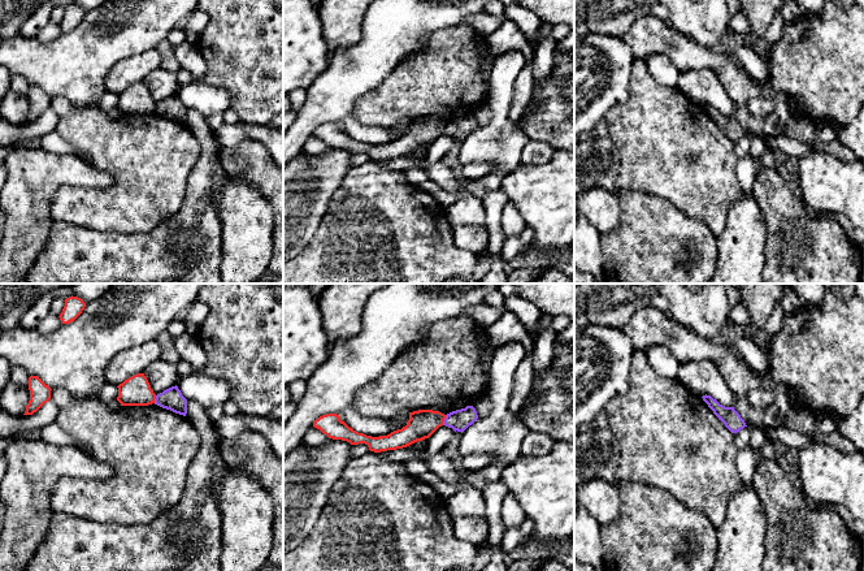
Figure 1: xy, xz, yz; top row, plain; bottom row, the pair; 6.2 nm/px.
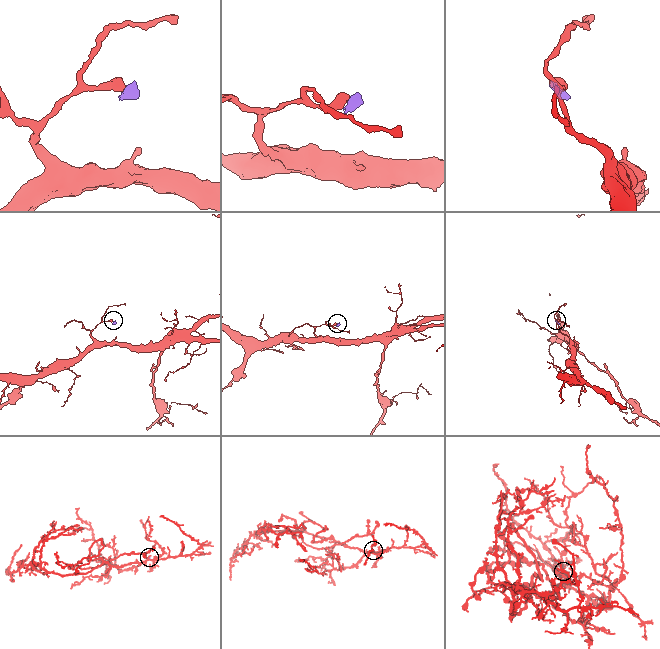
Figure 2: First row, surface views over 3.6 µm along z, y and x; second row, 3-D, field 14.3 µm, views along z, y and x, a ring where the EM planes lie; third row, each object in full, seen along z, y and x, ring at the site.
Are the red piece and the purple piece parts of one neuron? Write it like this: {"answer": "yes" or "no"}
{"answer": "no"}

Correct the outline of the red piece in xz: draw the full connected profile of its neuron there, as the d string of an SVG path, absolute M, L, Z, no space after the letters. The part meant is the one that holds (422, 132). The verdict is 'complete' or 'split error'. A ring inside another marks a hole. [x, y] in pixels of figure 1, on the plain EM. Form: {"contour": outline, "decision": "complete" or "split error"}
{"contour": "M433 118L409 121L409 129L401 138L387 144L372 146L349 137L337 122L326 122L314 129L313 135L333 148L347 150L351 153L365 152L370 160L381 161L407 156L429 147L443 134L446 124Z", "decision": "complete"}

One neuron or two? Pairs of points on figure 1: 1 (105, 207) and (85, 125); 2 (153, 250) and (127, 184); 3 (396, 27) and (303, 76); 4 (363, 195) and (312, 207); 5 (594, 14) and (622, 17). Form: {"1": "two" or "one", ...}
{"1": "one", "2": "two", "3": "two", "4": "two", "5": "one"}

